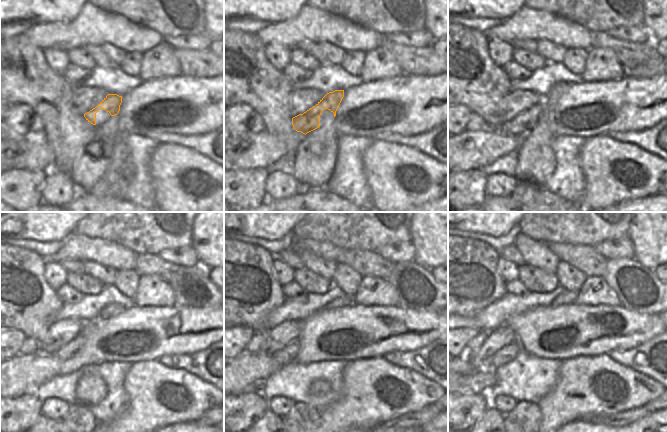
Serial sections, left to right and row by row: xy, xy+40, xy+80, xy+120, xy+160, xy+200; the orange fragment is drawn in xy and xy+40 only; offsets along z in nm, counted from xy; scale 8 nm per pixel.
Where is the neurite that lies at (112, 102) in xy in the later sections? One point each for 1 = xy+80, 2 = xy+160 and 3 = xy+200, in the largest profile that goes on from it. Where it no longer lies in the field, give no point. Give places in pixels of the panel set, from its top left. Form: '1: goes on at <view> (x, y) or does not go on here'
1: goes on at xy+80 (524, 124)
2: goes on at xy+160 (288, 354)
3: goes on at xy+200 (508, 353)

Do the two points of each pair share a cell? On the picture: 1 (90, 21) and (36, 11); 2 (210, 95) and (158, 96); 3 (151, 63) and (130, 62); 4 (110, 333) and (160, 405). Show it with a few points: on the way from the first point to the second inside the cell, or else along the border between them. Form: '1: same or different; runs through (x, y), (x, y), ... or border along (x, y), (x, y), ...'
1: different; border along (80, 10), (70, 21), (50, 22)
2: same; runs through (197, 96), (171, 96)
3: different; border along (142, 54), (140, 72), (137, 77)
4: different; border along (155, 359), (130, 364)

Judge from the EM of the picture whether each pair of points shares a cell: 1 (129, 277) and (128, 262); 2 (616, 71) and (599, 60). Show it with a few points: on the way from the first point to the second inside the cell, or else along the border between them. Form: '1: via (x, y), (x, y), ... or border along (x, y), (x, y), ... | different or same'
1: border along (116, 269), (133, 270) | different
2: via (612, 70), (603, 64) | same

